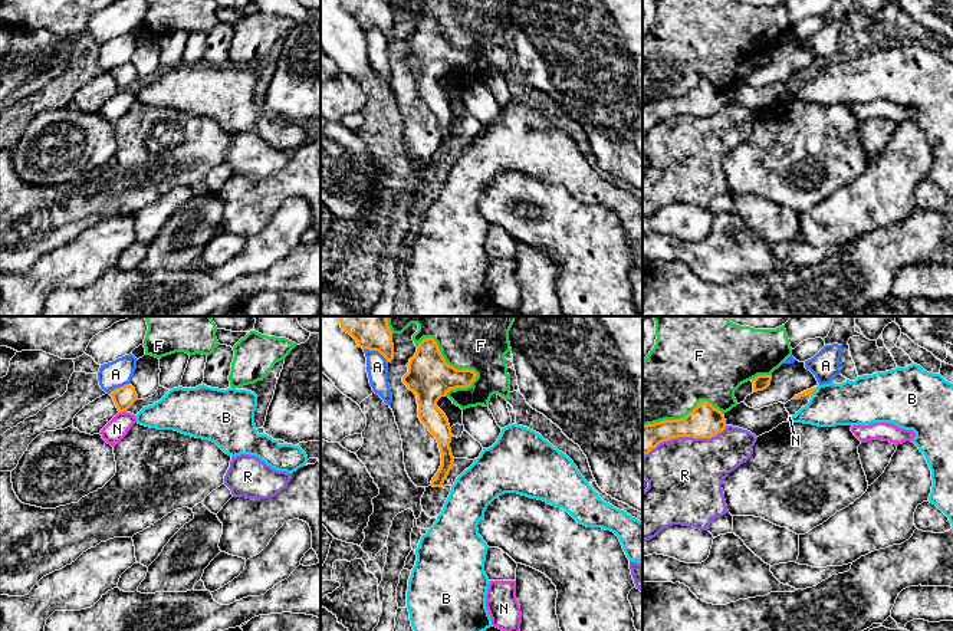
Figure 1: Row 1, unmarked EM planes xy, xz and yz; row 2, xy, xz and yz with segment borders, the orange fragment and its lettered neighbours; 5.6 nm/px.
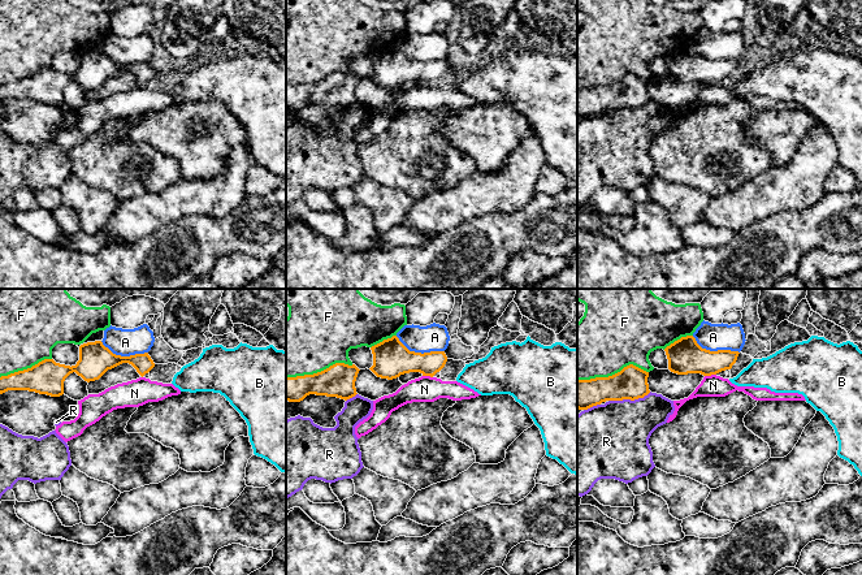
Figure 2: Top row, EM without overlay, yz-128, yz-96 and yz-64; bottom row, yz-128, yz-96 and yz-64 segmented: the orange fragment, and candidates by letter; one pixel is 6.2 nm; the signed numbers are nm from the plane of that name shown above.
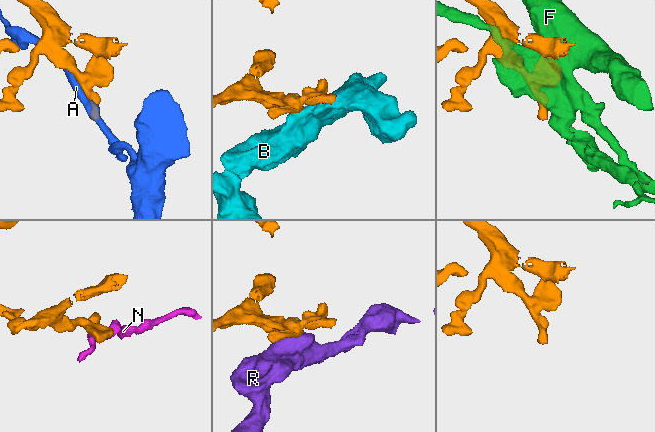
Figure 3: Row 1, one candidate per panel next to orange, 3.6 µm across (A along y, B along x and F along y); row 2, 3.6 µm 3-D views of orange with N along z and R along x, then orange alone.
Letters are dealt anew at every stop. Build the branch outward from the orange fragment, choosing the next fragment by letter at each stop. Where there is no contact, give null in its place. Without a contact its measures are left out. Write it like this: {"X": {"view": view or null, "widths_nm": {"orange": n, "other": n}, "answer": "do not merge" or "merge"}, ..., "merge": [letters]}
{"A": {"view": "xz", "widths_nm": {"orange": 160, "other": 130}, "answer": "do not merge"}, "B": {"view": "yz", "widths_nm": {"orange": 30, "other": 260}, "answer": "do not merge"}, "F": {"view": "xz", "widths_nm": {"orange": 240, "other": 280}, "answer": "do not merge"}, "N": {"view": "xy", "widths_nm": {"orange": 120, "other": 120}, "answer": "do not merge"}, "R": {"view": "yz", "widths_nm": {"orange": 190, "other": 420}, "answer": "do not merge"}, "merge": []}

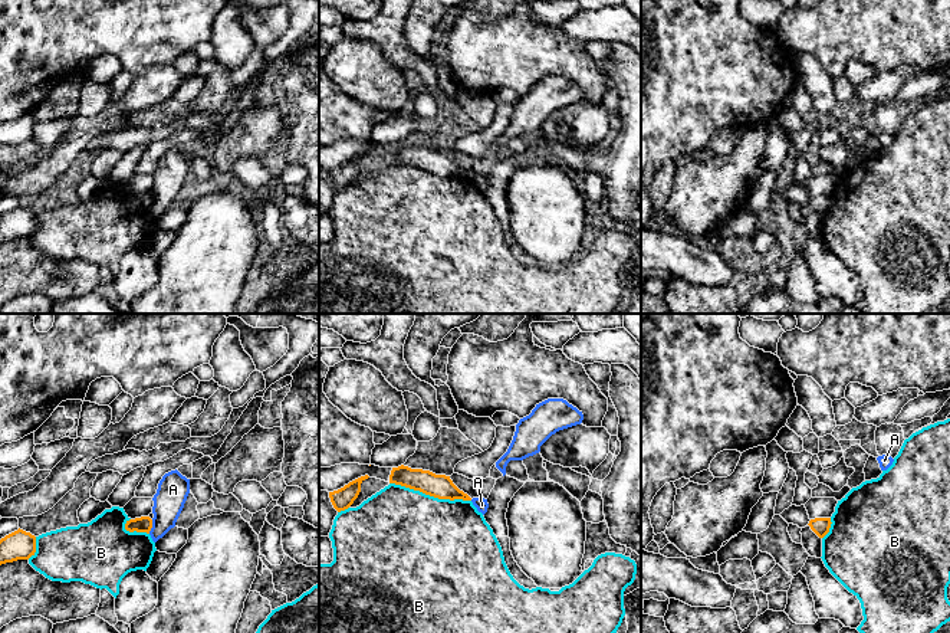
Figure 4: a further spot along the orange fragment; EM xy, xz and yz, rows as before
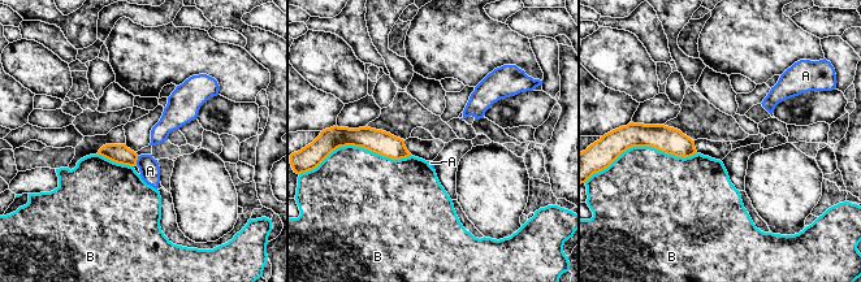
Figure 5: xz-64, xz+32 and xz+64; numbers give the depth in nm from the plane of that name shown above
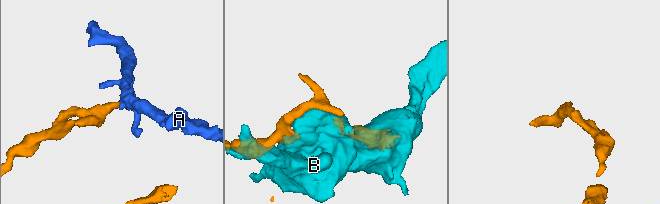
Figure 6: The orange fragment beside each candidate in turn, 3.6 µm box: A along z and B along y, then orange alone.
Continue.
{"A": {"view": "xy", "widths_nm": {"orange": 90, "other": 180}, "answer": "do not merge"}, "B": {"view": "xz", "widths_nm": {"orange": 140, "other": 500}, "answer": "do not merge"}, "merge": []}

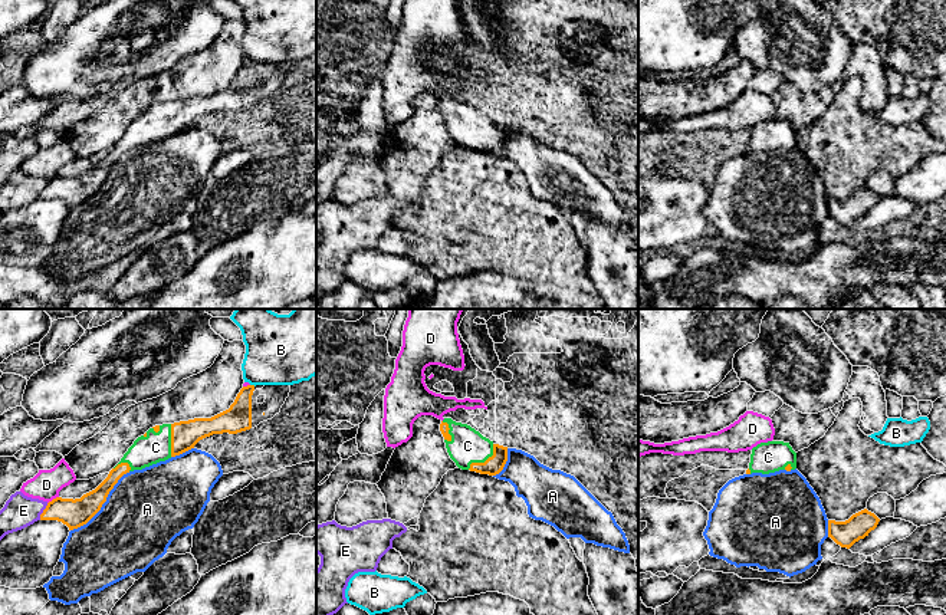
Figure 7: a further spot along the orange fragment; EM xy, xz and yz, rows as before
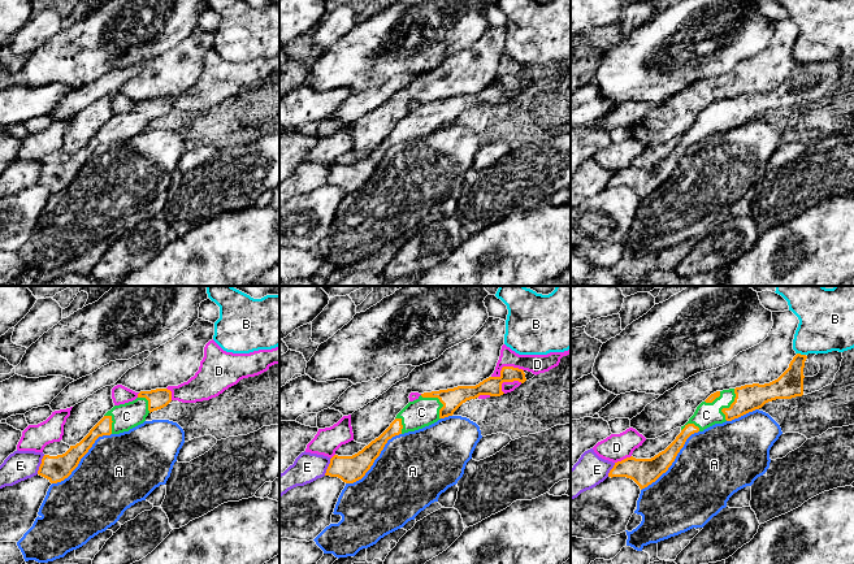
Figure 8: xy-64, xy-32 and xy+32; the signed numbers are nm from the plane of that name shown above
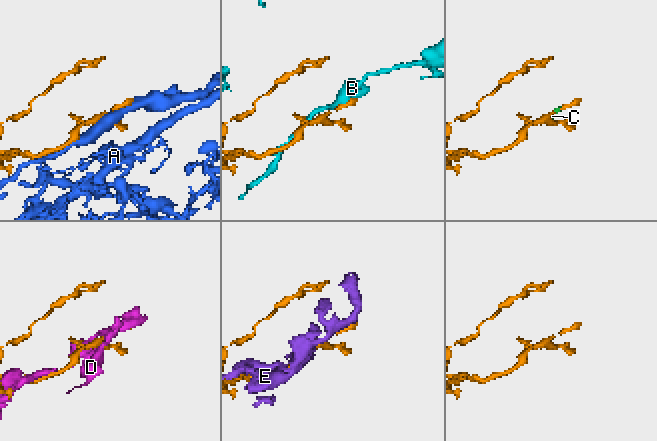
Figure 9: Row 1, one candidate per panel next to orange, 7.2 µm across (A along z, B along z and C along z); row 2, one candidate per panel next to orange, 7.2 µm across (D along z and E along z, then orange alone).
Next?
{"A": {"view": "xy", "widths_nm": {"orange": 160, "other": 460}, "answer": "do not merge"}, "B": {"view": "xy", "widths_nm": {"orange": 150, "other": 360}, "answer": "do not merge"}, "C": {"view": "xz", "widths_nm": {"orange": 100, "other": 200}, "answer": "merge"}, "D": {"view": "xy", "widths_nm": {"orange": 160, "other": 160}, "answer": "do not merge"}, "E": {"view": "xy", "widths_nm": {"orange": 160, "other": 190}, "answer": "do not merge"}, "merge": ["C"]}

